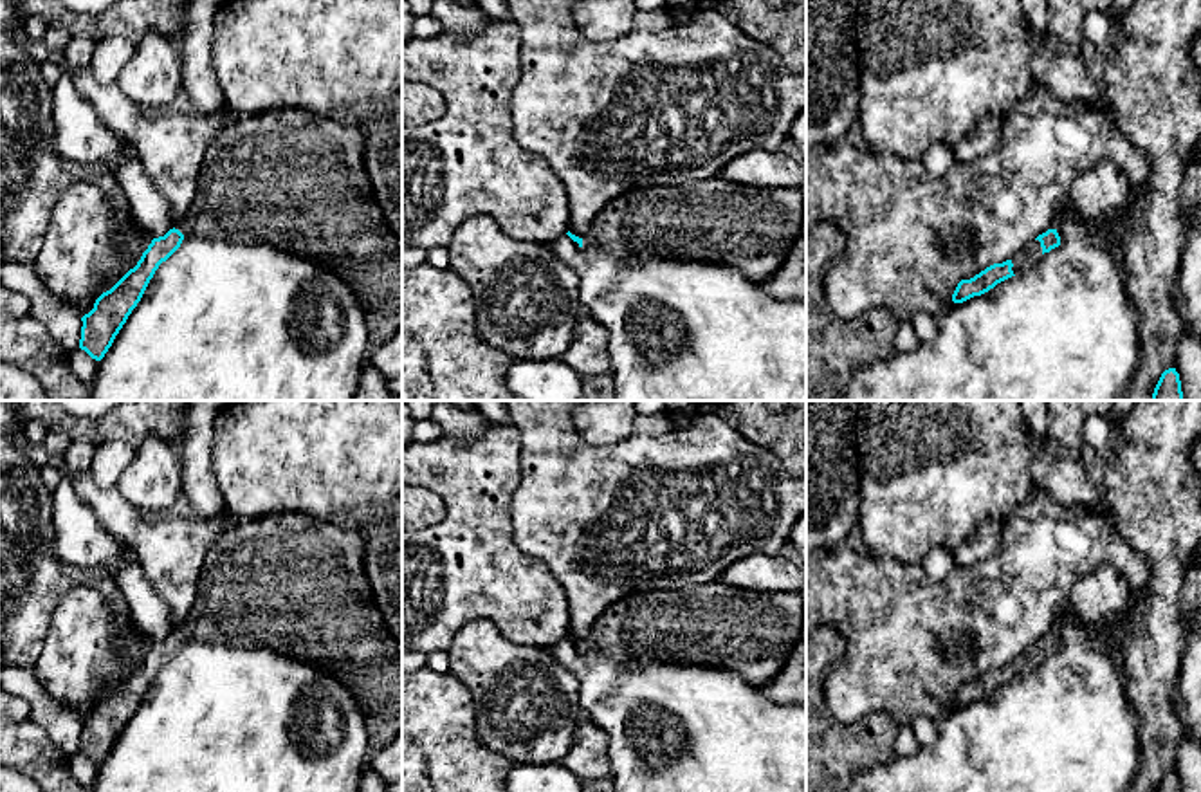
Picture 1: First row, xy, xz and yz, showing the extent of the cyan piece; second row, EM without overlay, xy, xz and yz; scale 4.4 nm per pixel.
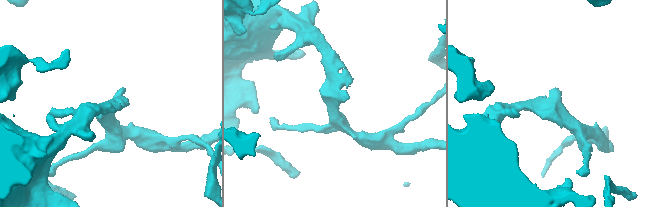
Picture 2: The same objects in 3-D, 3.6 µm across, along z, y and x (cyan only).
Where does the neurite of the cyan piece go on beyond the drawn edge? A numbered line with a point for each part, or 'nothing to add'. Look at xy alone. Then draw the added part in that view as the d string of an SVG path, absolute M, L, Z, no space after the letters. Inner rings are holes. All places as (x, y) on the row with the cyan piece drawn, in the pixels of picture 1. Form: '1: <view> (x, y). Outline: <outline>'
1: xy (293, 179). Outline: M299 108L225 124L207 146L195 198L177 224L184 236L265 244L343 278L364 312L370 346L402 328L402 244L366 200L362 135L353 124Z

